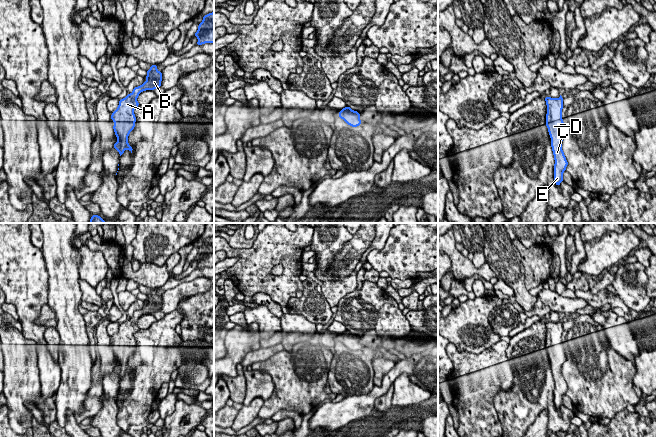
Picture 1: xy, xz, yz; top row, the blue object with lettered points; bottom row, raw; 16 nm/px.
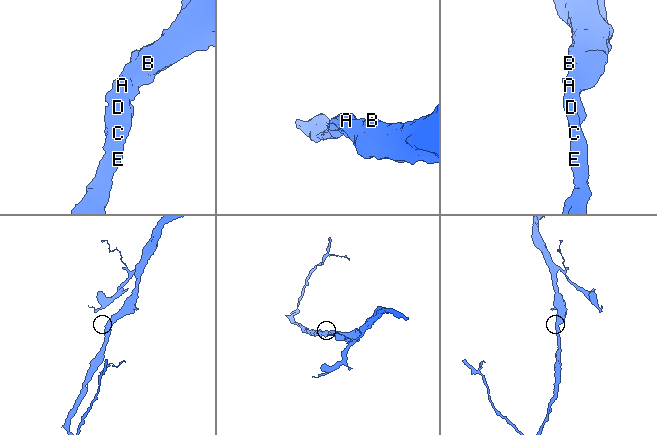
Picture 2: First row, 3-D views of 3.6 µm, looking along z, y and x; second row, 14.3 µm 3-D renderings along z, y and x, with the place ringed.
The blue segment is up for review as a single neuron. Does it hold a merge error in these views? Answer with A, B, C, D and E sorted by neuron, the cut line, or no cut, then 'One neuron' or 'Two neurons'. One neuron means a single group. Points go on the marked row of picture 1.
Groups: A B C D E. No split. One neuron

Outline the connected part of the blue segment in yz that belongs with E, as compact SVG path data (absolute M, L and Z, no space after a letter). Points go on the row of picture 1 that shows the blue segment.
M545 97L547 105L546 126L551 138L551 147L554 155L554 181L557 186L564 180L563 172L566 171L568 162L562 151L562 141L567 136L562 119L563 98Z

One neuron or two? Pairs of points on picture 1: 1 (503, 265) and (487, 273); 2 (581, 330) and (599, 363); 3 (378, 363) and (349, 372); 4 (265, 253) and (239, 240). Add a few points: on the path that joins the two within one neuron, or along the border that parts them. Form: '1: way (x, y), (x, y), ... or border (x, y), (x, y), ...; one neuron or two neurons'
1: border (486, 262), (498, 277); two neurons
2: way (586, 338), (586, 347), (591, 355); one neuron
3: border (395, 362), (376, 357), (371, 364); two neurons
4: border (259, 233), (250, 247), (240, 249); two neurons

